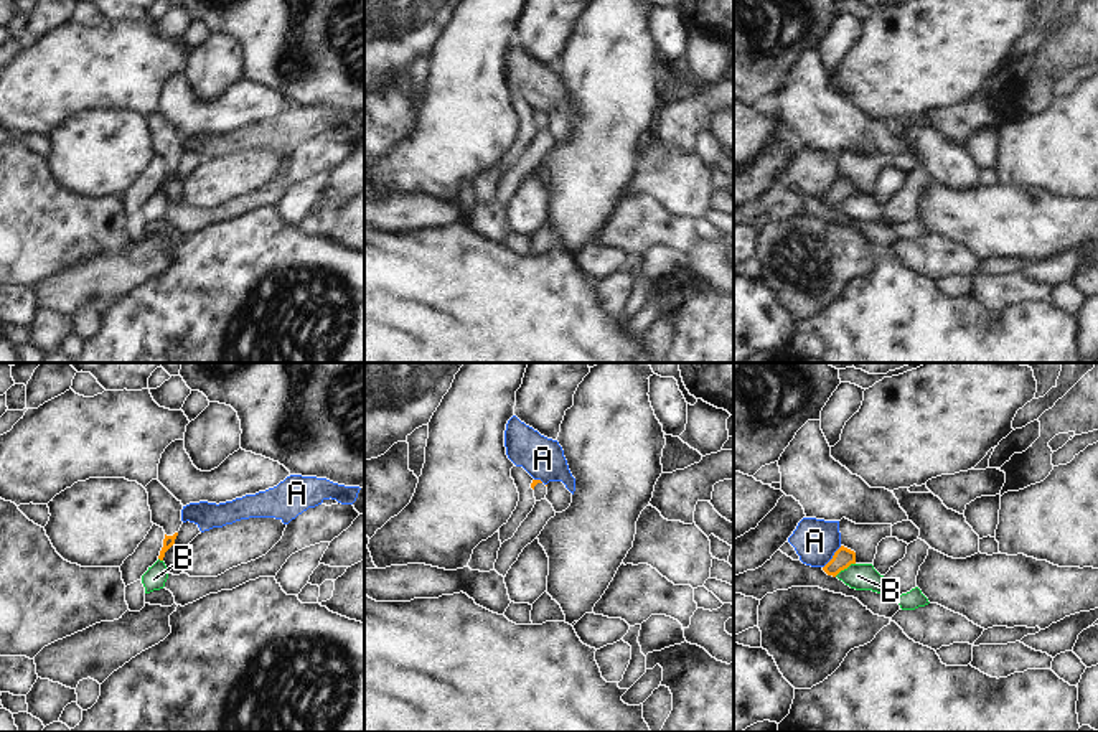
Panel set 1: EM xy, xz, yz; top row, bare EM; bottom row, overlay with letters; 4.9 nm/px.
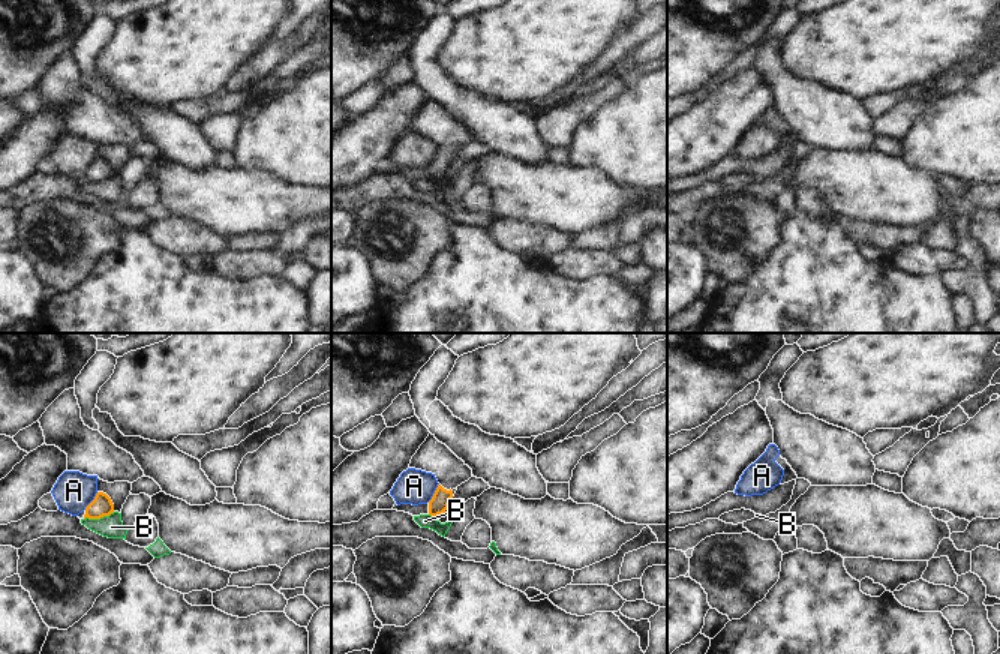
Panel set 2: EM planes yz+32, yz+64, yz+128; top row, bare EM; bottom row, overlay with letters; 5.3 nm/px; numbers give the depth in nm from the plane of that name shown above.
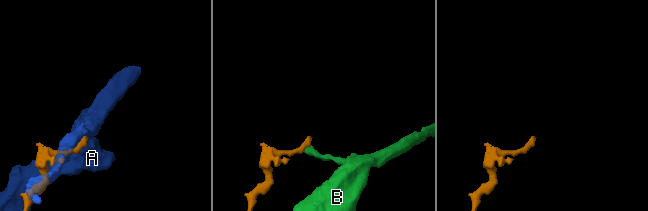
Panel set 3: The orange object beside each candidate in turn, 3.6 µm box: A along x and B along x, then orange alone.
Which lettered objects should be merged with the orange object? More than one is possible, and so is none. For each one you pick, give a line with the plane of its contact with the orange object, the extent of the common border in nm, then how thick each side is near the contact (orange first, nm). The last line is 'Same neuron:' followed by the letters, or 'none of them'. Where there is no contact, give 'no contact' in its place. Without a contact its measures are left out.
Same neuron: none of them

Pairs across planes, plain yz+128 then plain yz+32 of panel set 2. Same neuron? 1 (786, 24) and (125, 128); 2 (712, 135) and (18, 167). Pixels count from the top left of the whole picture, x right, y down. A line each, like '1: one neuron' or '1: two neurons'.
1: two neurons
2: one neuron

